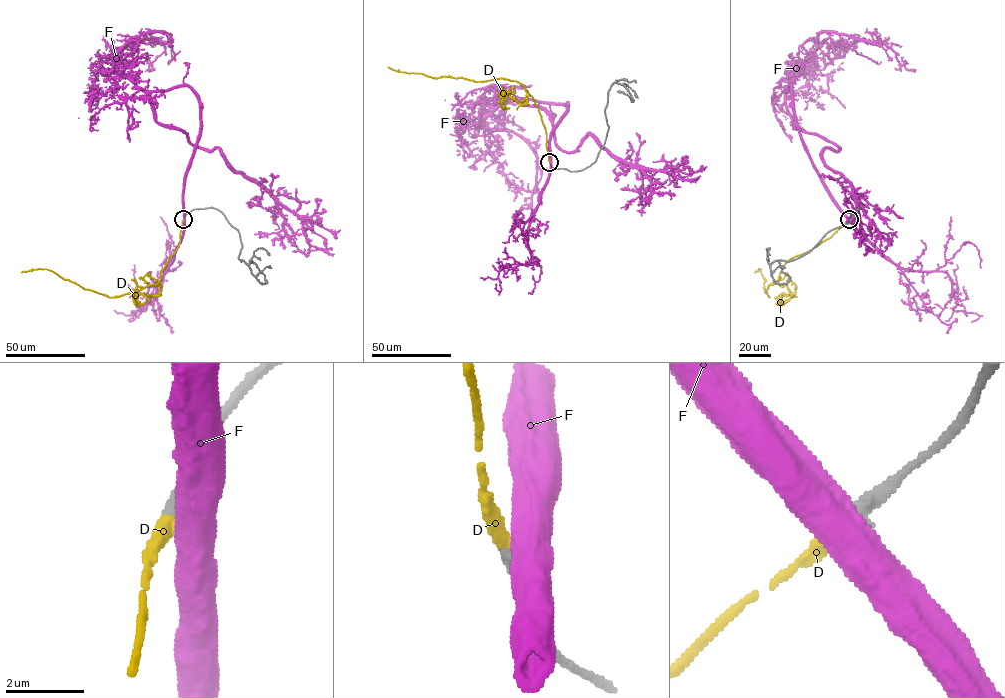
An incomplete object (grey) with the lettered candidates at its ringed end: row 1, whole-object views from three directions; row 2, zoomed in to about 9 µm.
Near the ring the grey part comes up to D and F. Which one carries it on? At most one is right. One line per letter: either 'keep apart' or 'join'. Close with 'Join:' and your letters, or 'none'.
D: join
F: keep apart
Join: D

